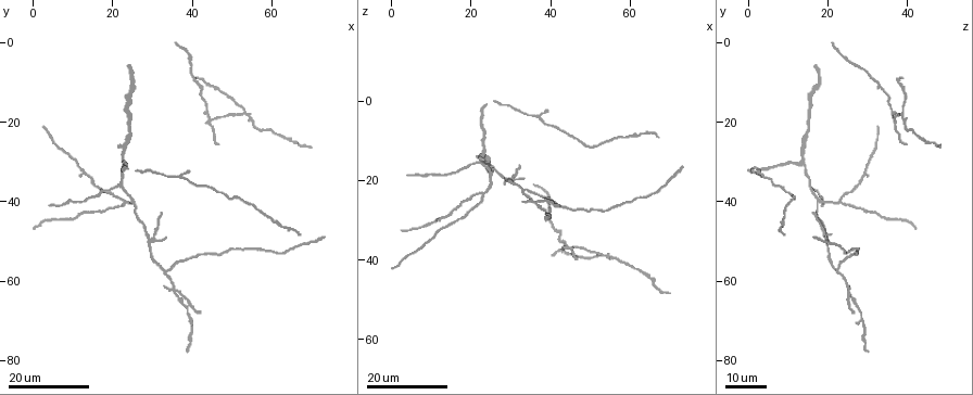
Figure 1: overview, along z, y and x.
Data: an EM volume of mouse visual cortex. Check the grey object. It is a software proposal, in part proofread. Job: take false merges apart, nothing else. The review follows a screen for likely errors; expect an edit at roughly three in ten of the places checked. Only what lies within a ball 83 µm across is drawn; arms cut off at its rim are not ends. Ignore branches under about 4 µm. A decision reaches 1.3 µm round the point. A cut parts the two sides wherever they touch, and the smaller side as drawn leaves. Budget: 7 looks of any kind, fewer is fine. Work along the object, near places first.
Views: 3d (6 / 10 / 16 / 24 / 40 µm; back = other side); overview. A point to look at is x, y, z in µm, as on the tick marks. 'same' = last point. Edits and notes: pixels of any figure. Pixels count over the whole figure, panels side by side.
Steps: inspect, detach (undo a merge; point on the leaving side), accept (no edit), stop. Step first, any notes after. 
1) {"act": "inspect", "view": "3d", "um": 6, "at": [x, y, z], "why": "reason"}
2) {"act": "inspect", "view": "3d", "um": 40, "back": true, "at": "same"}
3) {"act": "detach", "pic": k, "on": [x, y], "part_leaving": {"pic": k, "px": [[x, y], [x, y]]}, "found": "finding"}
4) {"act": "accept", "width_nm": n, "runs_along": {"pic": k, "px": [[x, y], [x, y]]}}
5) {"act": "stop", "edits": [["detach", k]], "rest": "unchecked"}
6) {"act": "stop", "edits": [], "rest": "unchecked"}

{"act": "inspect", "view": "3d", "um": 24, "at": [33.0, 57.5, 22.5], "why": "three-way junction"}

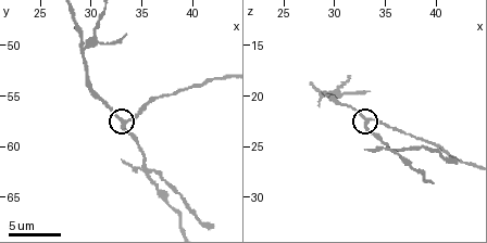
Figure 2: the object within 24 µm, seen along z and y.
{"act": "inspect", "view": "3d", "um": 10, "at": [33.6, 57.6, 22.4]}

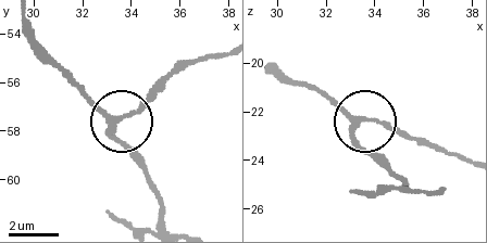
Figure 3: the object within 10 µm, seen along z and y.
{"act": "accept", "width_nm": 180, "found": "one neuron here"}

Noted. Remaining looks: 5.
{"act": "inspect", "view": "3d", "um": 24, "at": [35.5, 62.5, 25.0], "why": "four-way junction"}

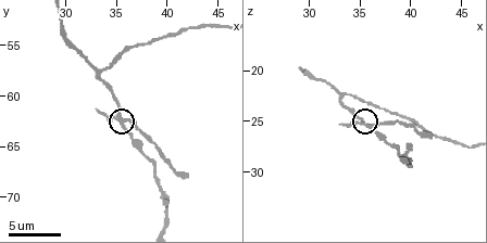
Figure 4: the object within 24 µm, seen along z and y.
{"act": "inspect", "view": "3d", "um": 6, "at": "same", "why": "closer look"}

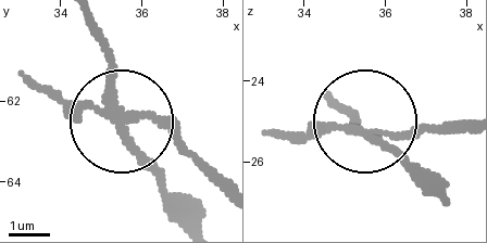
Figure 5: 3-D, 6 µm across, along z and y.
{"act": "inspect", "view": "3d", "um": 6, "back": true, "at": "same"}

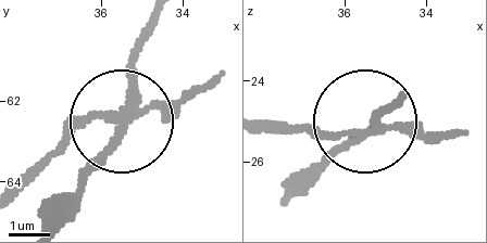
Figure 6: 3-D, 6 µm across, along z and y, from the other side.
{"act": "detach", "pic": 6, "on": [69, 132], "side_arm_um": 9, "part_leaving": {"pic": 6, "px": [[120, 110], [91, 119], [20, 181]]}, "found": "two neurons meet here"}

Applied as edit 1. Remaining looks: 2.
{"act": "inspect", "view": "3d", "um": 16, "at": [23.5, 40.5, 23.0], "why": "arms part here"}

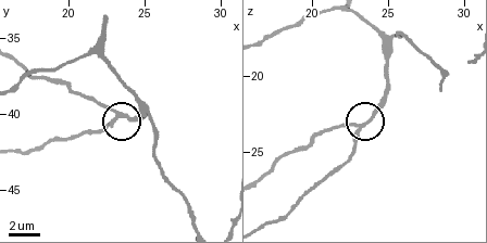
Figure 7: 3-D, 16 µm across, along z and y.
{"act": "inspect", "view": "3d", "um": 10, "at": [23.0, 40.0, 23.2]}

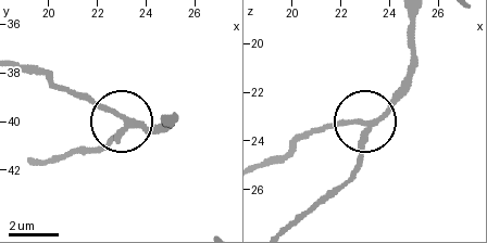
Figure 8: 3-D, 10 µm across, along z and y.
{"act": "accept", "width_nm": 210, "runs_along": {"pic": 8, "px": [[412, 17], [412, 61], [400, 92], [369, 122], [315, 129]]}, "found": "all the same neuron"}

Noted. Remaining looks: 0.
{"act": "stop", "edits": [["detach", 6]], "rest": "unchecked"}

